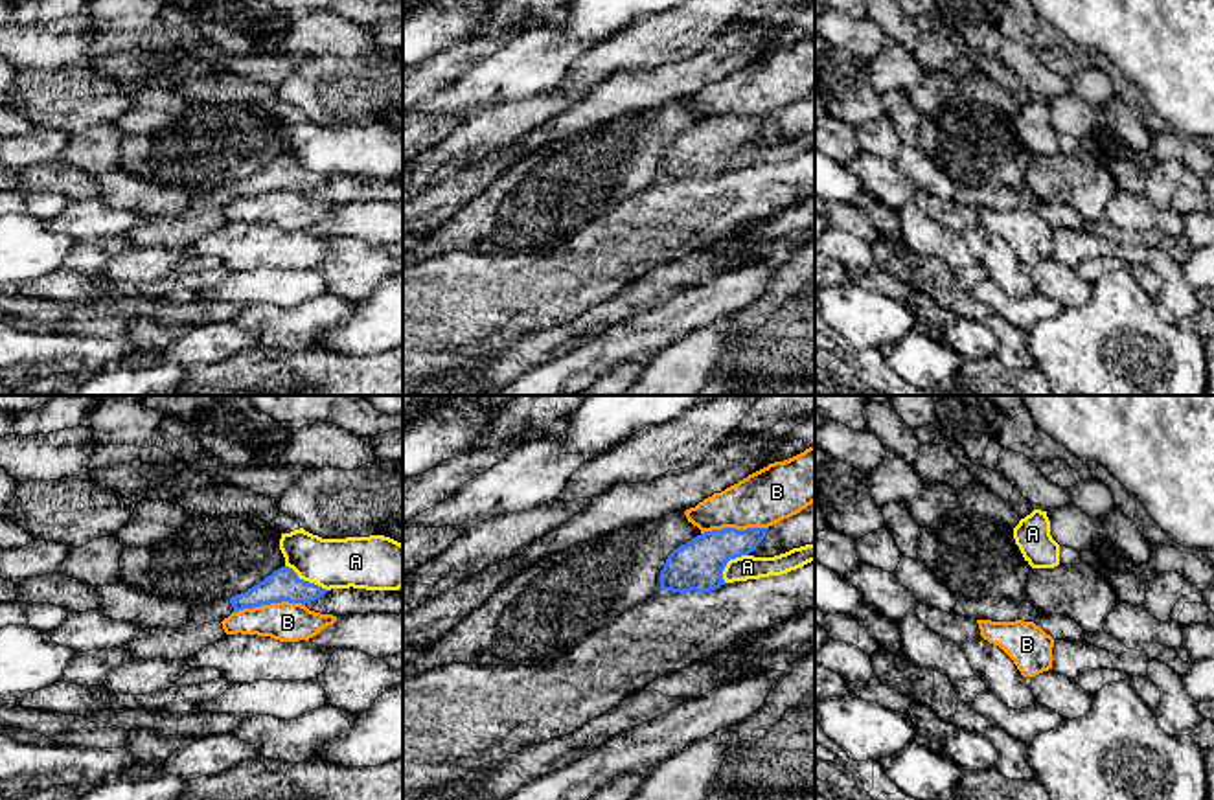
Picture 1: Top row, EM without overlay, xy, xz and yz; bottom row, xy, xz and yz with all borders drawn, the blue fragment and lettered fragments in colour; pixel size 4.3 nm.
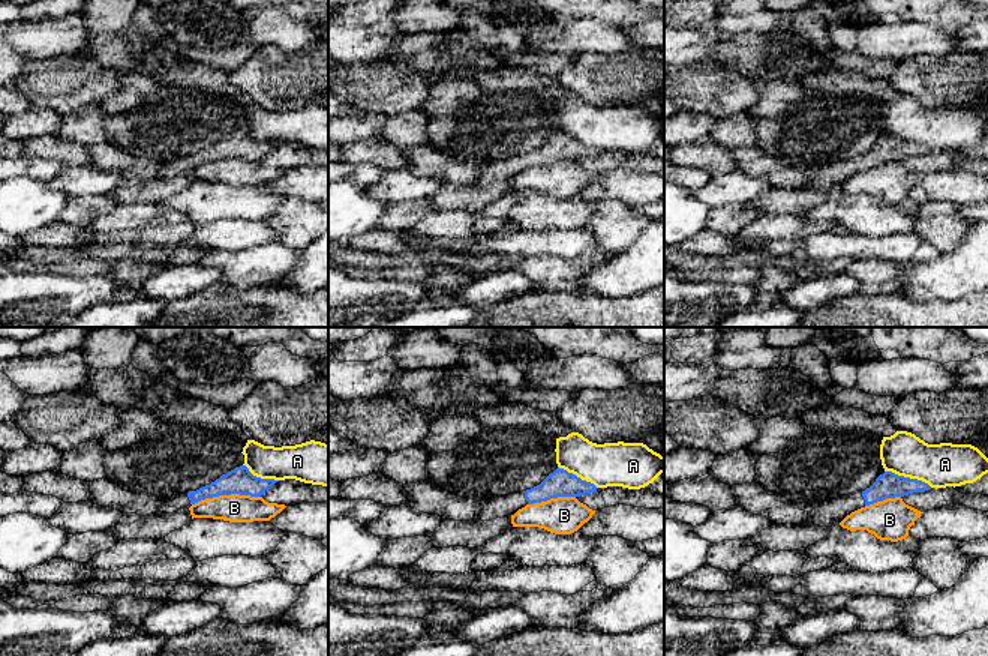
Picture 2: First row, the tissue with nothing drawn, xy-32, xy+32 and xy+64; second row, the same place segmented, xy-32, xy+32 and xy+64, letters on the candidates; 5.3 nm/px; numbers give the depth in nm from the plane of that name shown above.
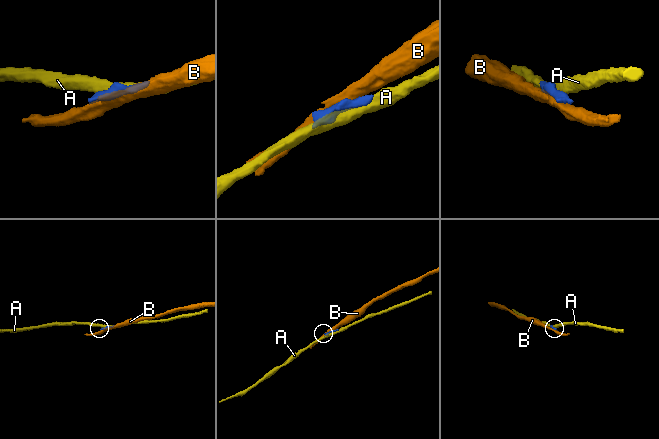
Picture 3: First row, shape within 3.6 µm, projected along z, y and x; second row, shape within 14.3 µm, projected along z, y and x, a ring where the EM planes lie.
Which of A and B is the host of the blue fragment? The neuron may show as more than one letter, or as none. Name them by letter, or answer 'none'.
none

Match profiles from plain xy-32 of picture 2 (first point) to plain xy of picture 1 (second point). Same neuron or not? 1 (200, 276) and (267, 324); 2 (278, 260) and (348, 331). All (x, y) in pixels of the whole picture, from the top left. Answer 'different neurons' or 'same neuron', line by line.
1: different neurons
2: different neurons

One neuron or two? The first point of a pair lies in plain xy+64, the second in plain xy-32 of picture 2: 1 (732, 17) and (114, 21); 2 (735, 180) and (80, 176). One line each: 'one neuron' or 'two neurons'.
1: one neuron
2: one neuron

